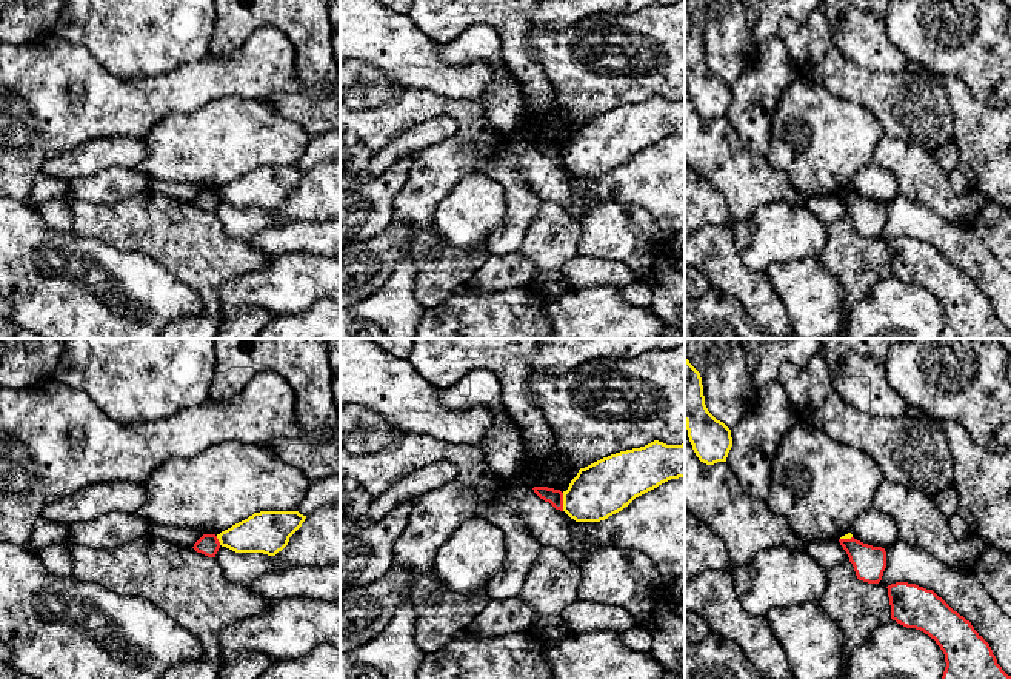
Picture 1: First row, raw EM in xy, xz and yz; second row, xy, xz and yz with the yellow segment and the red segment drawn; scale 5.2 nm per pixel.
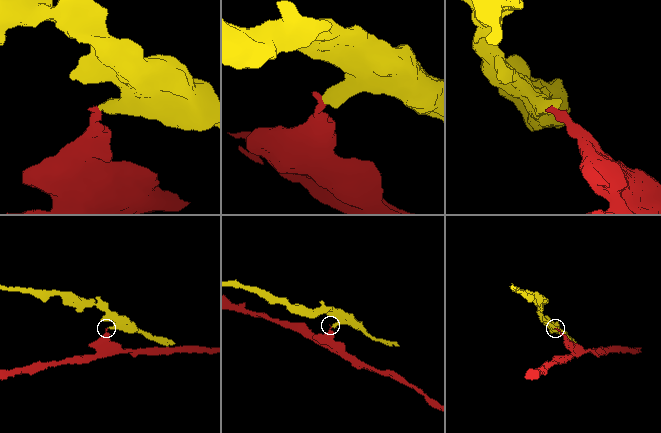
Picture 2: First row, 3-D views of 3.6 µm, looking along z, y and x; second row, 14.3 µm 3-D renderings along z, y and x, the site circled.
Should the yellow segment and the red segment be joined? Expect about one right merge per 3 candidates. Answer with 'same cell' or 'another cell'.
another cell

